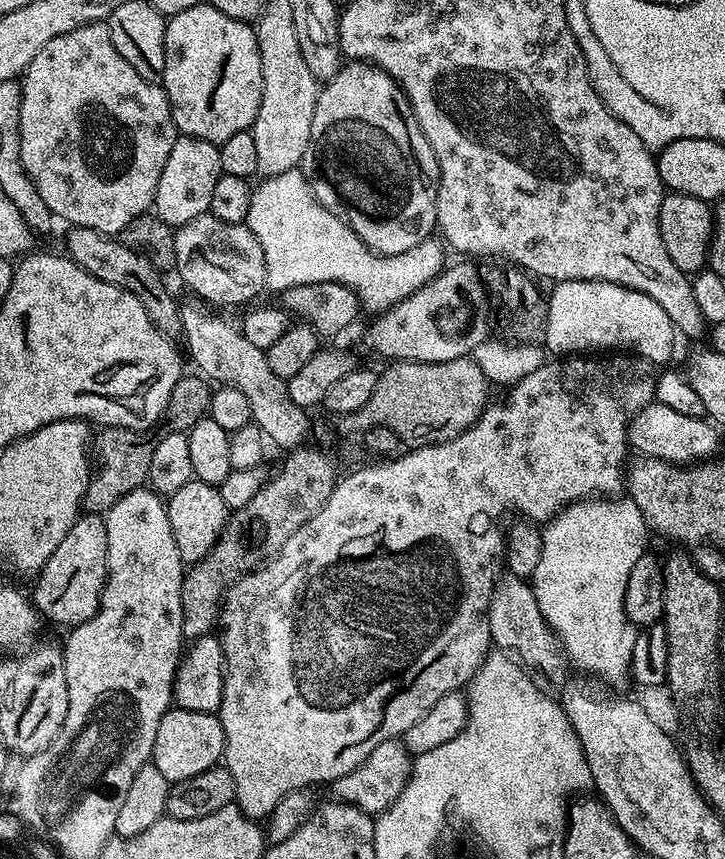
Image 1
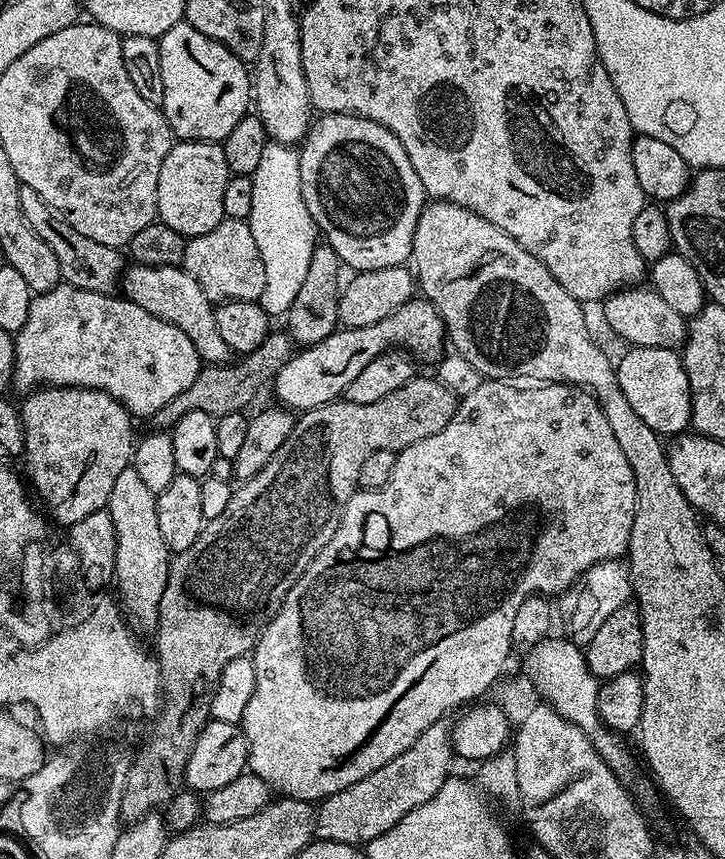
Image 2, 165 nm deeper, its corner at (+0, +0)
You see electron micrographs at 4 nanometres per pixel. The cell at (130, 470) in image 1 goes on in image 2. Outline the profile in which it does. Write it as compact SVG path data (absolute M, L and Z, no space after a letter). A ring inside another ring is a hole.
M269 331L268 336L258 346L258 350L245 352L239 358L227 364L209 364L201 367L198 378L178 394L178 398L170 398L162 410L158 410L150 417L151 423L157 429L168 430L177 424L186 414L191 412L205 412L213 418L225 416L231 412L244 412L247 404L260 392L260 387L271 381L294 355L294 341L287 331Z

